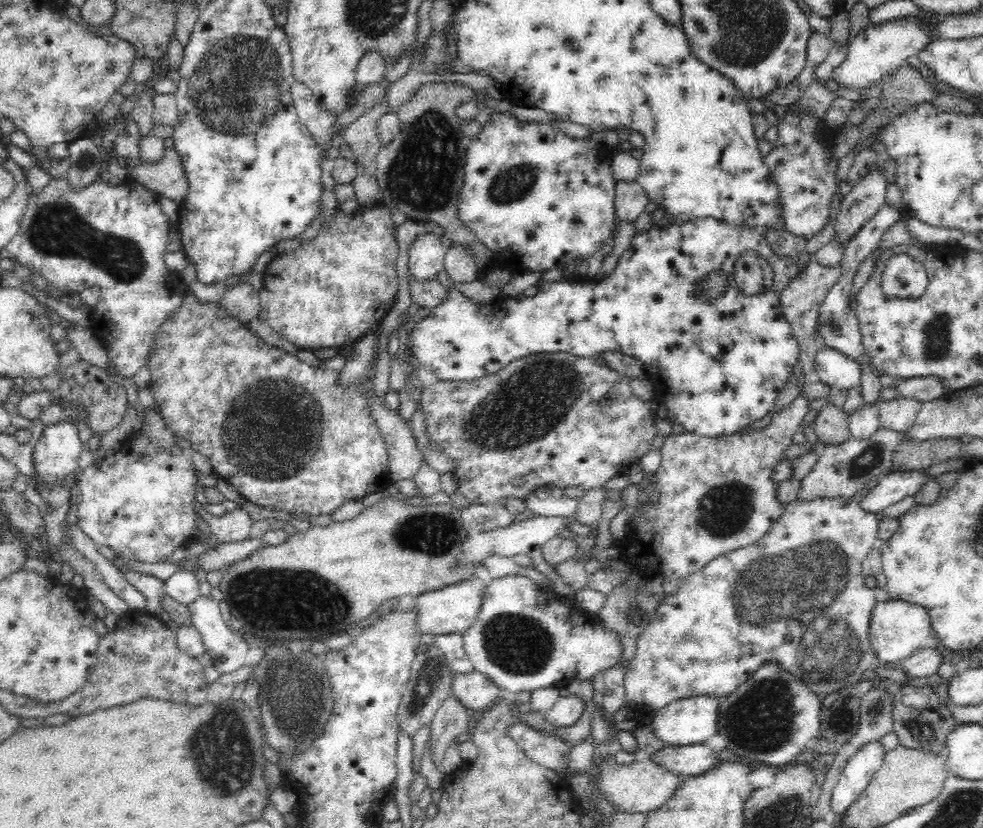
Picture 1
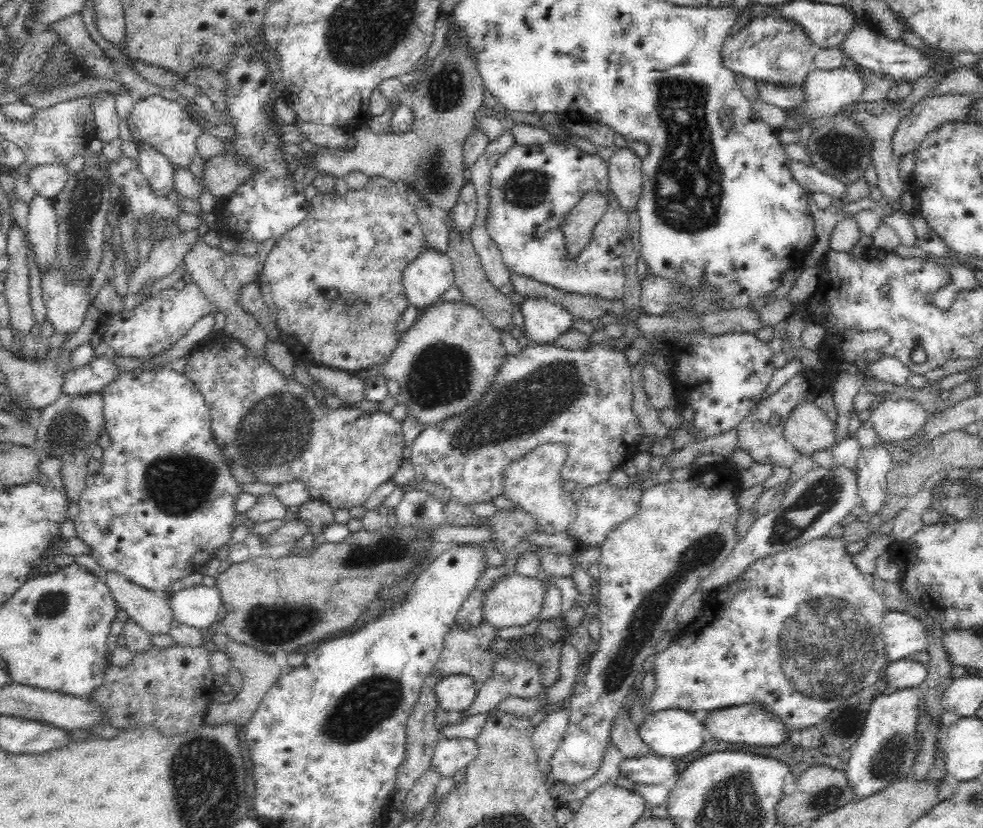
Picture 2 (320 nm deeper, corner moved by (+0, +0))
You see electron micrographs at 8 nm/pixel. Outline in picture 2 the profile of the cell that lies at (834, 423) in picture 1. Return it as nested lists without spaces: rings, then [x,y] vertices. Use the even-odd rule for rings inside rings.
[[[811,399],[795,407],[784,423],[783,438],[799,454],[811,455],[835,445],[834,424]]]

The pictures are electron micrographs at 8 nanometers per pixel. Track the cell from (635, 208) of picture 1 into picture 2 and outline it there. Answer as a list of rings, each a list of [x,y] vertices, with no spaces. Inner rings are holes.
[[[627,145],[616,148],[607,162],[609,183],[618,202],[628,212],[637,208],[643,183],[642,159]]]

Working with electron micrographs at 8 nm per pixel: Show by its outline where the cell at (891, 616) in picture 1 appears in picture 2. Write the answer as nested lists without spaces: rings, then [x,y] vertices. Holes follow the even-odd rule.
[[[886,612],[882,619],[881,635],[890,662],[928,648],[928,632],[923,622],[906,613]]]

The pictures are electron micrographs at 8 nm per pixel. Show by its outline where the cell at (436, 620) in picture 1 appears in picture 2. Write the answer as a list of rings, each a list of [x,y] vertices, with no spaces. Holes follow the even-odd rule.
[[[512,572],[501,578],[483,598],[483,620],[496,628],[508,626],[526,626],[540,614],[545,594],[551,584],[544,576],[522,576]]]

